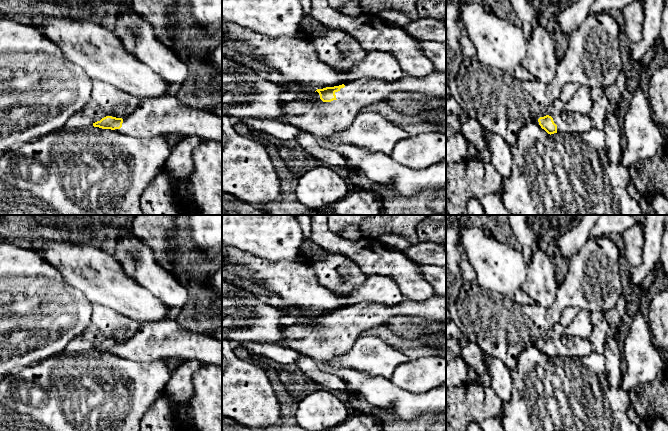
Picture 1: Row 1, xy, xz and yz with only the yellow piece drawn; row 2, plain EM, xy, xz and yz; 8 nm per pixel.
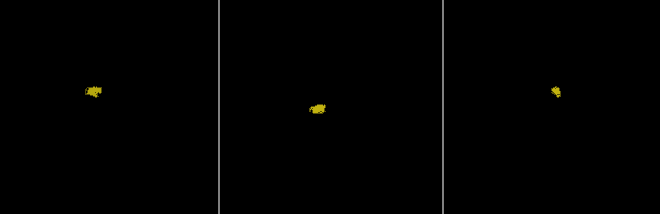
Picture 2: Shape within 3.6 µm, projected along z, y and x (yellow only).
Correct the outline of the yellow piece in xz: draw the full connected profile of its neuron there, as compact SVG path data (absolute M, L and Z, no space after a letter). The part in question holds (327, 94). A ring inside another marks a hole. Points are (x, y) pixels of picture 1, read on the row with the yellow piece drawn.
M434 71L424 77L404 75L392 82L362 78L317 89L300 100L286 103L279 120L316 138L324 138L349 128L363 107L387 101L397 92L445 98L446 73Z

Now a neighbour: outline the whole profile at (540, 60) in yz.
M539 23L534 26L531 37L526 41L526 54L521 65L544 84L550 84L556 76L559 65L556 43Z

